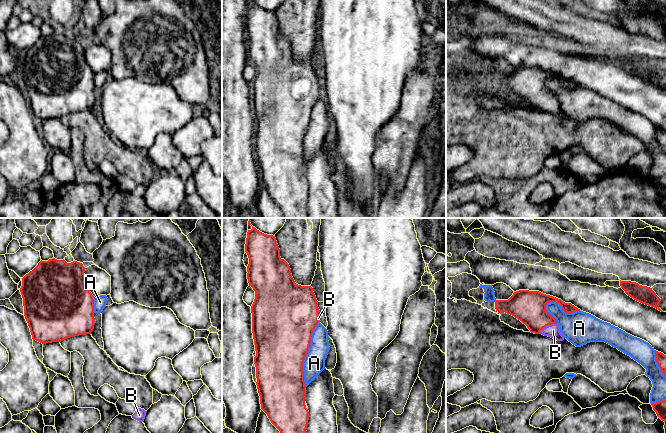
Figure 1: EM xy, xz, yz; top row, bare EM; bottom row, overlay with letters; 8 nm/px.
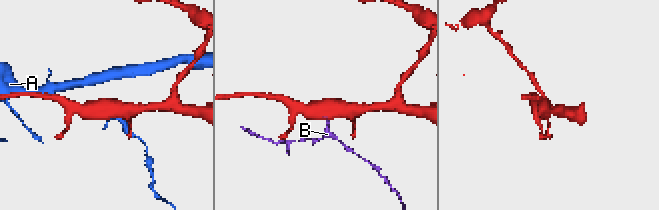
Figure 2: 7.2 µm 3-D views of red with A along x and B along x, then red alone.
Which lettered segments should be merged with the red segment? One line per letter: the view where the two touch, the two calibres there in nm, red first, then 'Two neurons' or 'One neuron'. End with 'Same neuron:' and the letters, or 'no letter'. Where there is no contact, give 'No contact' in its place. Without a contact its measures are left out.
A: Touches red in xz. Thickness 460 nm (red) against 170 nm. Two neurons
B: Touches red in yz. Thickness 260 nm (red) against 110 nm. One neuron
Same neuron: B

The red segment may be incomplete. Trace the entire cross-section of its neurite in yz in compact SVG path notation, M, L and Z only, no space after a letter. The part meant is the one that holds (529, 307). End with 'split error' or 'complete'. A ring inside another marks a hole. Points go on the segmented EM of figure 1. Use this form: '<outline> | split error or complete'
M519 290L513 293L508 300L496 300L495 309L498 313L505 312L520 320L531 333L542 334L557 341L563 341L560 326L556 319L546 310L546 304L558 303L566 313L580 311L571 303L543 294L539 291Z | split error

